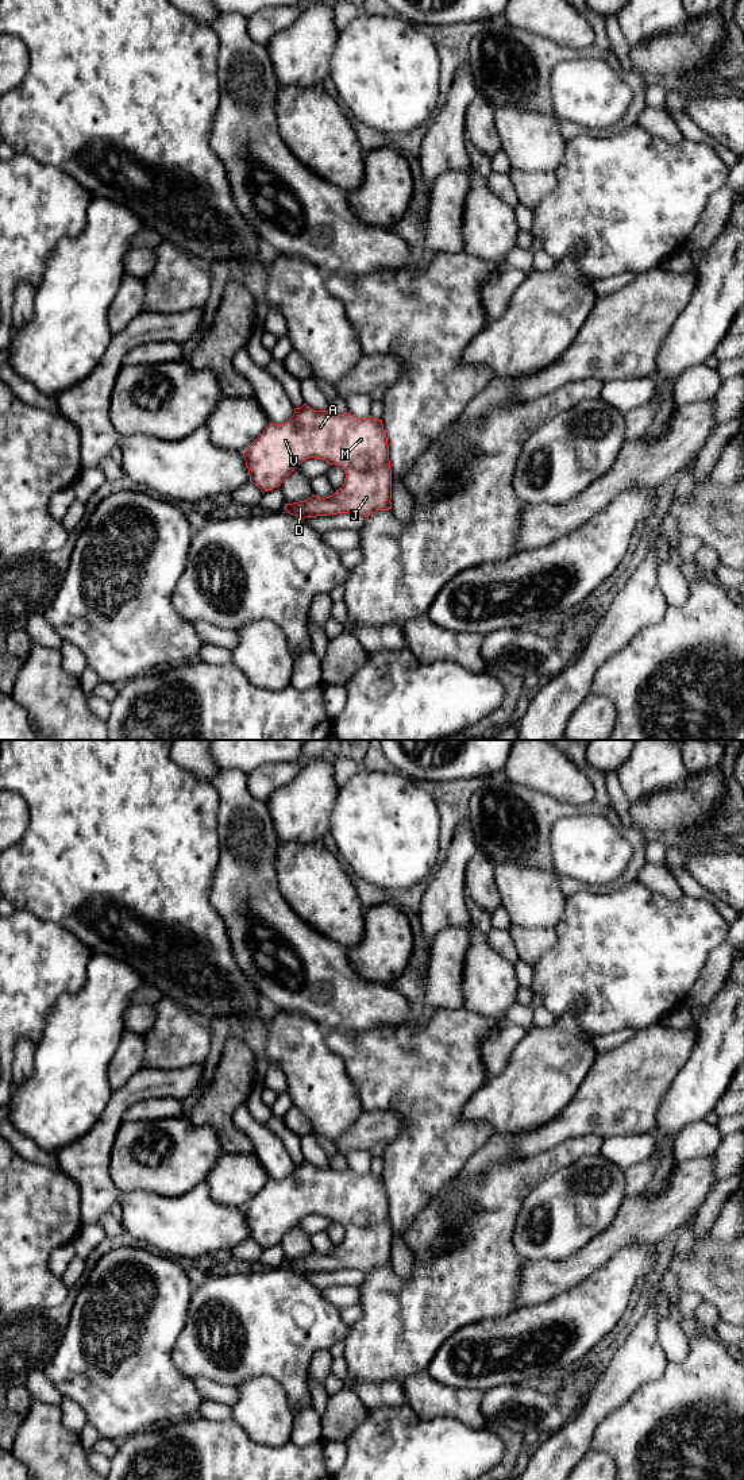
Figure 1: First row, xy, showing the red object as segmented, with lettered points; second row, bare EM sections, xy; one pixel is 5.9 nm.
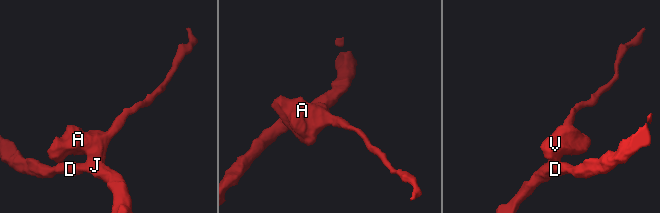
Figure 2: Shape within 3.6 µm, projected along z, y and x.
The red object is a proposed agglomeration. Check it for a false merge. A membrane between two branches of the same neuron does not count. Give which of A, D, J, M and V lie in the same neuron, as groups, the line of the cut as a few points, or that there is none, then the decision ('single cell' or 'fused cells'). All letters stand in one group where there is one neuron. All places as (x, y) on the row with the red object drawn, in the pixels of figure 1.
groups A D J M V; cut none; single cell

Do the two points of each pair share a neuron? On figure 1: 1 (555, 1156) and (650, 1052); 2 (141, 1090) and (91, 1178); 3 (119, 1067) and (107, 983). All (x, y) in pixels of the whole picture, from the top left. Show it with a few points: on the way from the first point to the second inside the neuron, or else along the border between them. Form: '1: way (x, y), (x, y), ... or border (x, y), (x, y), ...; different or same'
1: border (602, 1137), (594, 1134), (575, 1136), (542, 1151); different
2: way (118, 1107), (91, 1155); same
3: border (126, 1031), (110, 1063), (108, 1082); different

